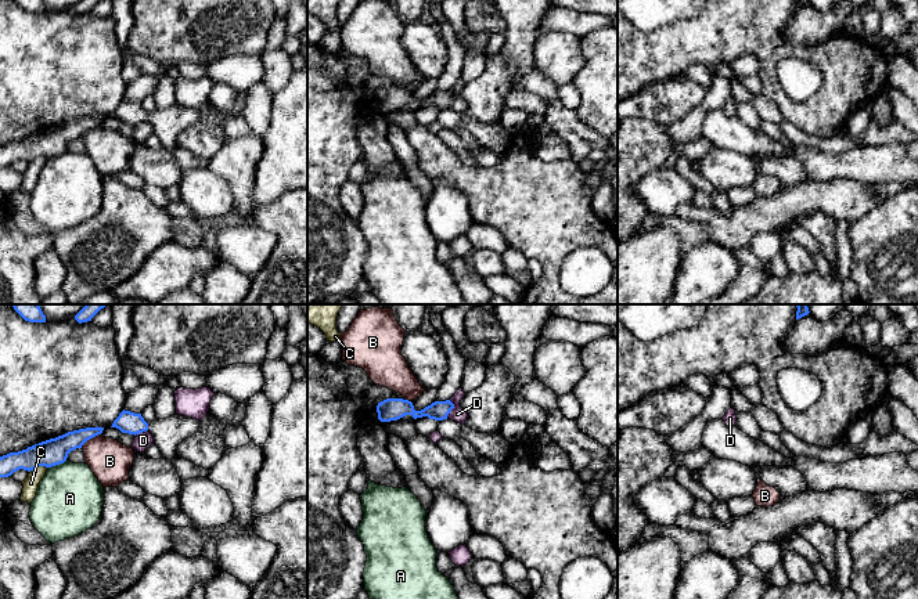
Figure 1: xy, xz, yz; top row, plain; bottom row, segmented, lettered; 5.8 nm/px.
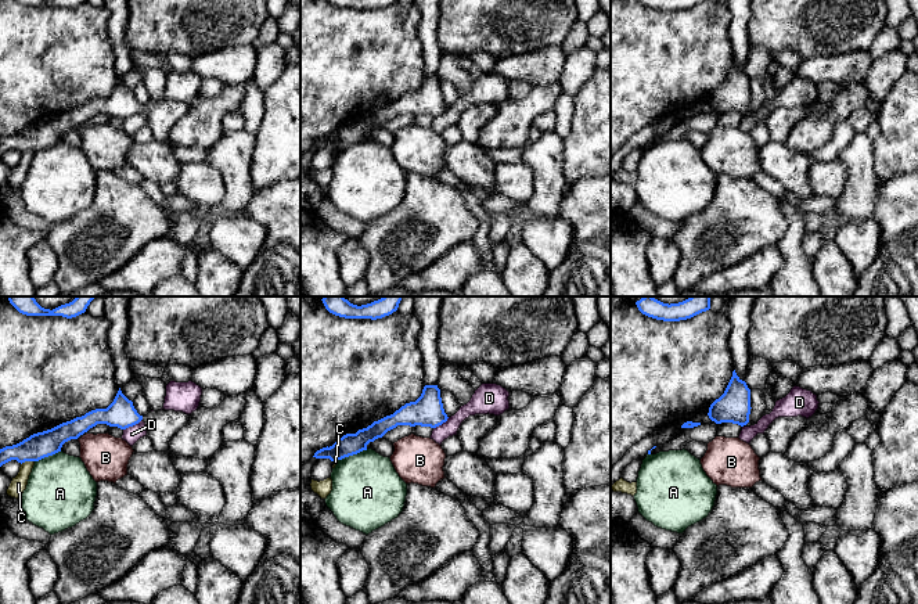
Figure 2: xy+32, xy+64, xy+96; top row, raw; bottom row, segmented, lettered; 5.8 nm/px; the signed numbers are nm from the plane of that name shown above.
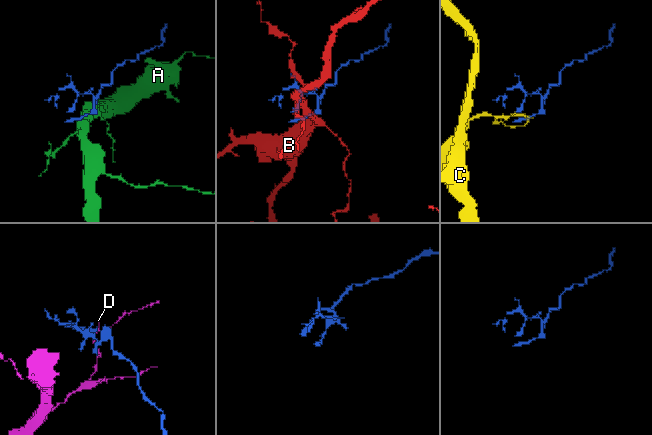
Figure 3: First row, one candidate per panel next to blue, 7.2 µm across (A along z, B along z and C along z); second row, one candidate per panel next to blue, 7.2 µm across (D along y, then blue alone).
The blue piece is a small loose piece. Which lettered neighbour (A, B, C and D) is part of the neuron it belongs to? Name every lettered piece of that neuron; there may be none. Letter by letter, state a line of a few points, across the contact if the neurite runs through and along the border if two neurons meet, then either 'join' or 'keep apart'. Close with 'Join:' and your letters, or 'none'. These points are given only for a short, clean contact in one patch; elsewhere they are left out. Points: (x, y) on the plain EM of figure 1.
A: keep apart
B: keep apart
C: keep apart
D: line xz (450, 90), (453, 97), (446, 108); keep apart
Join: none

